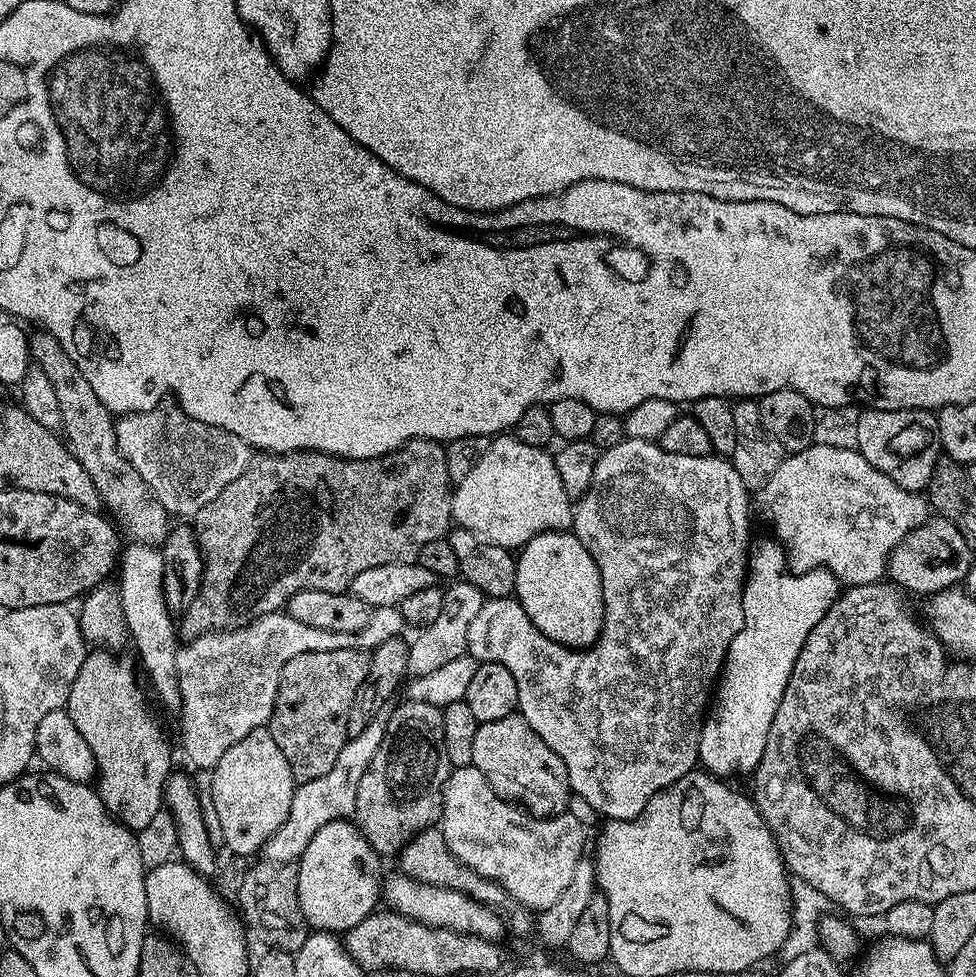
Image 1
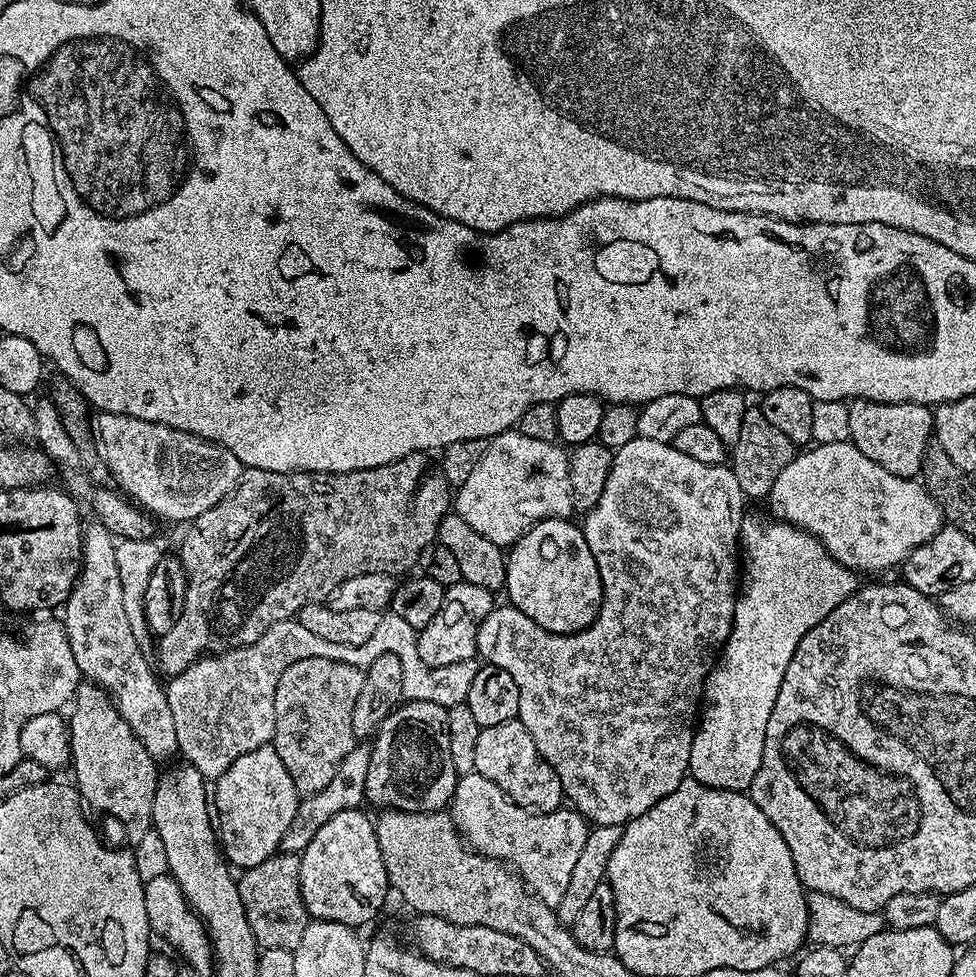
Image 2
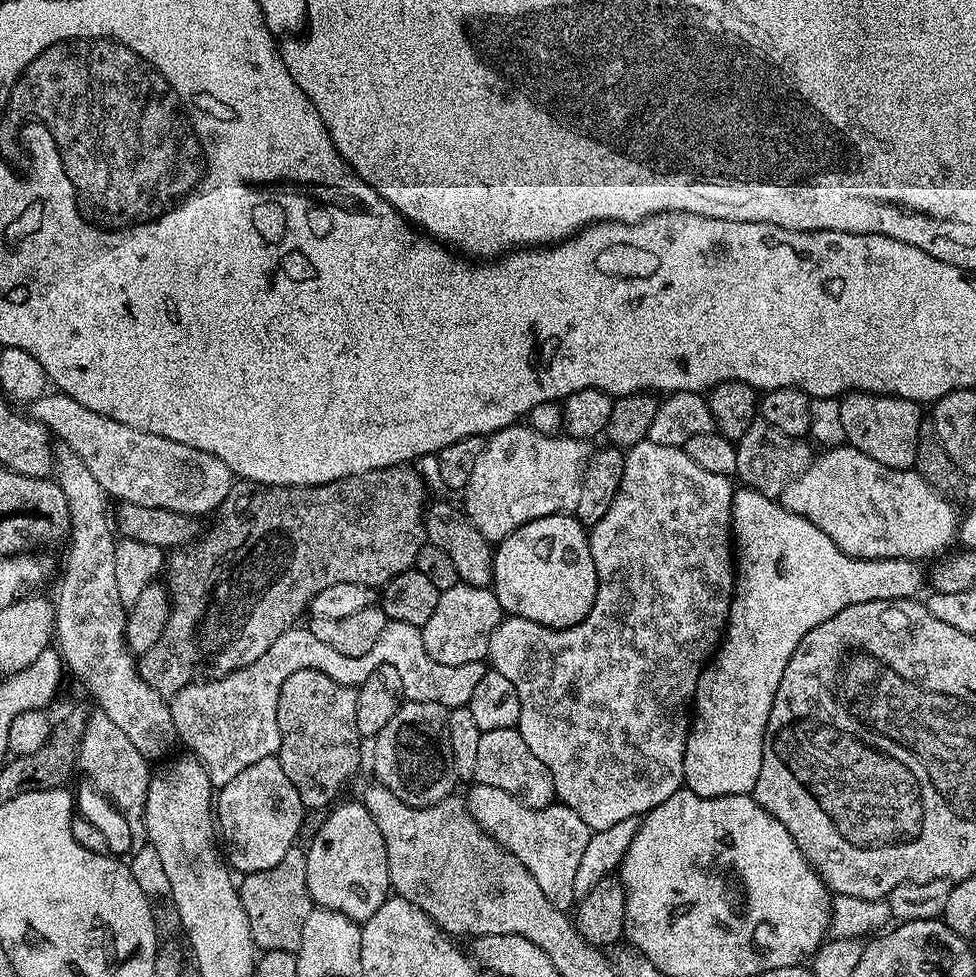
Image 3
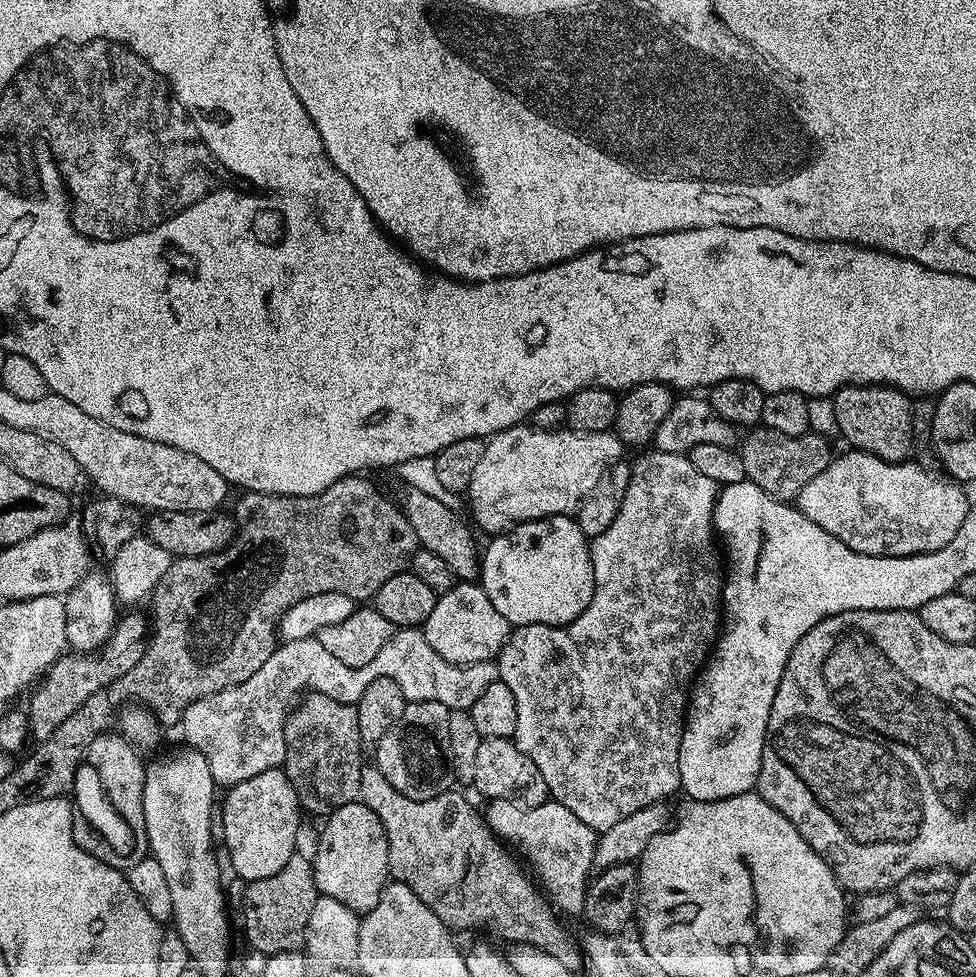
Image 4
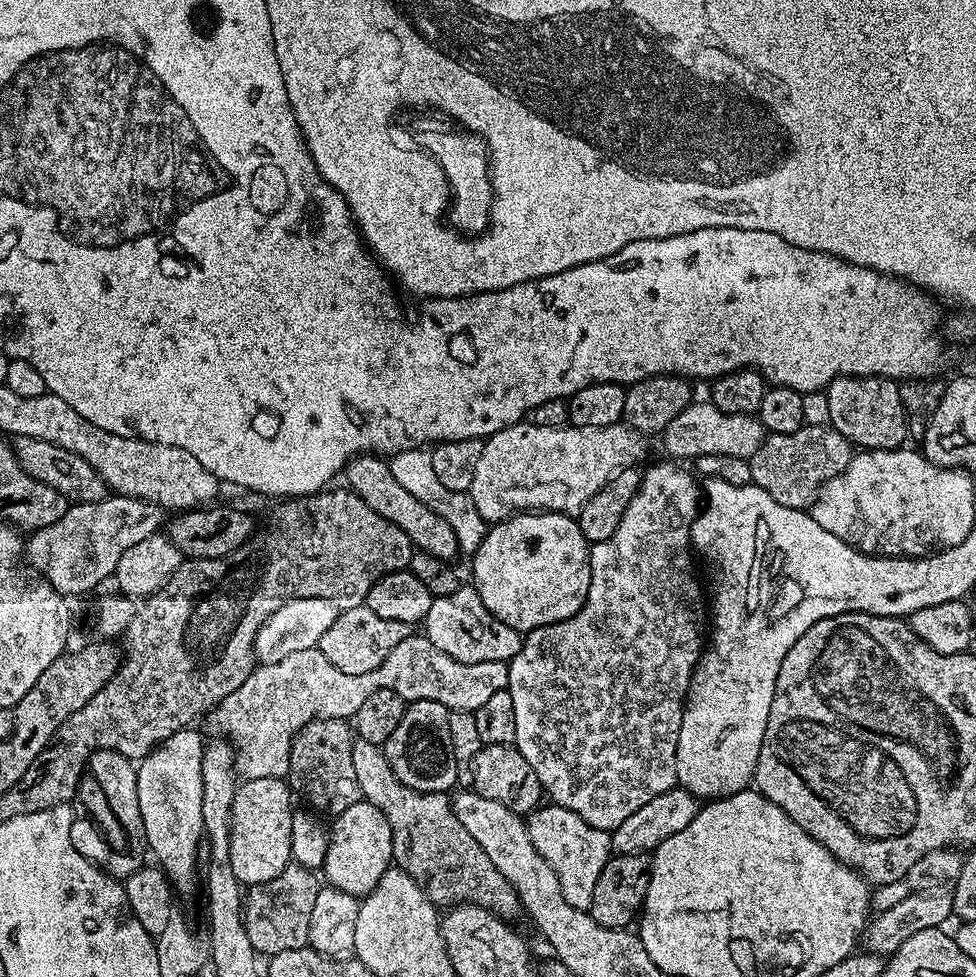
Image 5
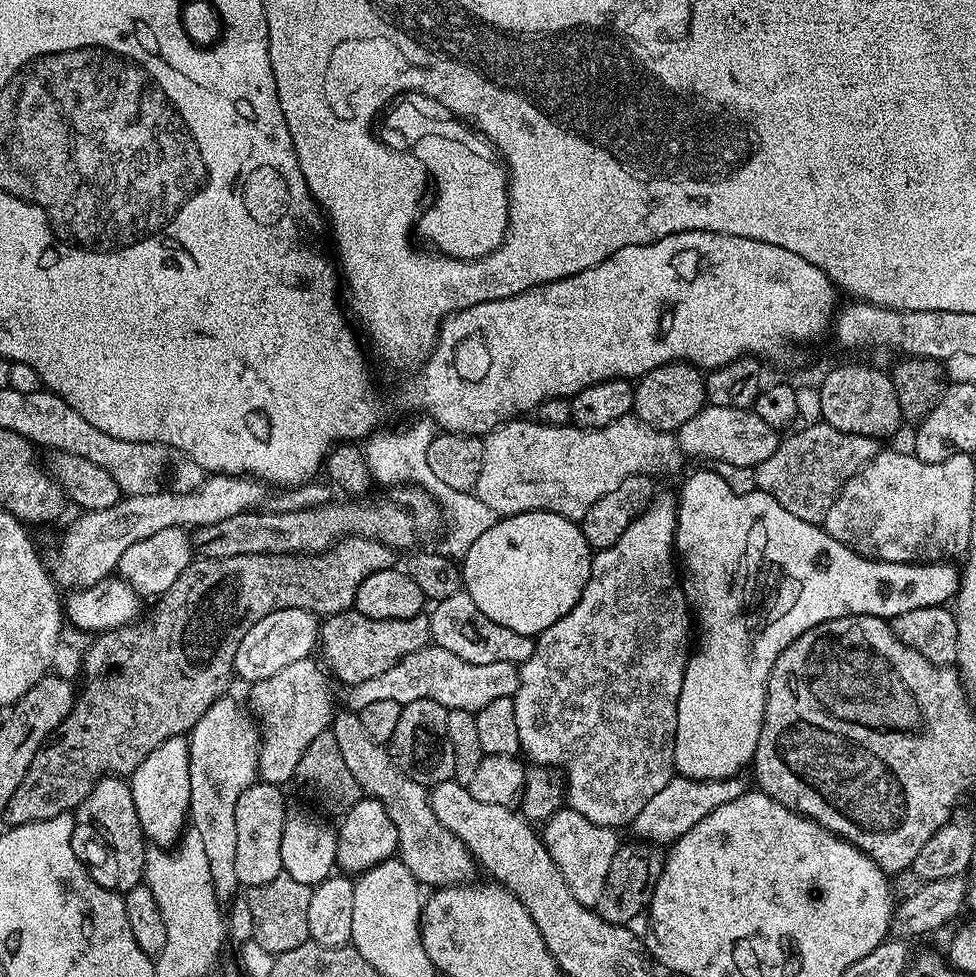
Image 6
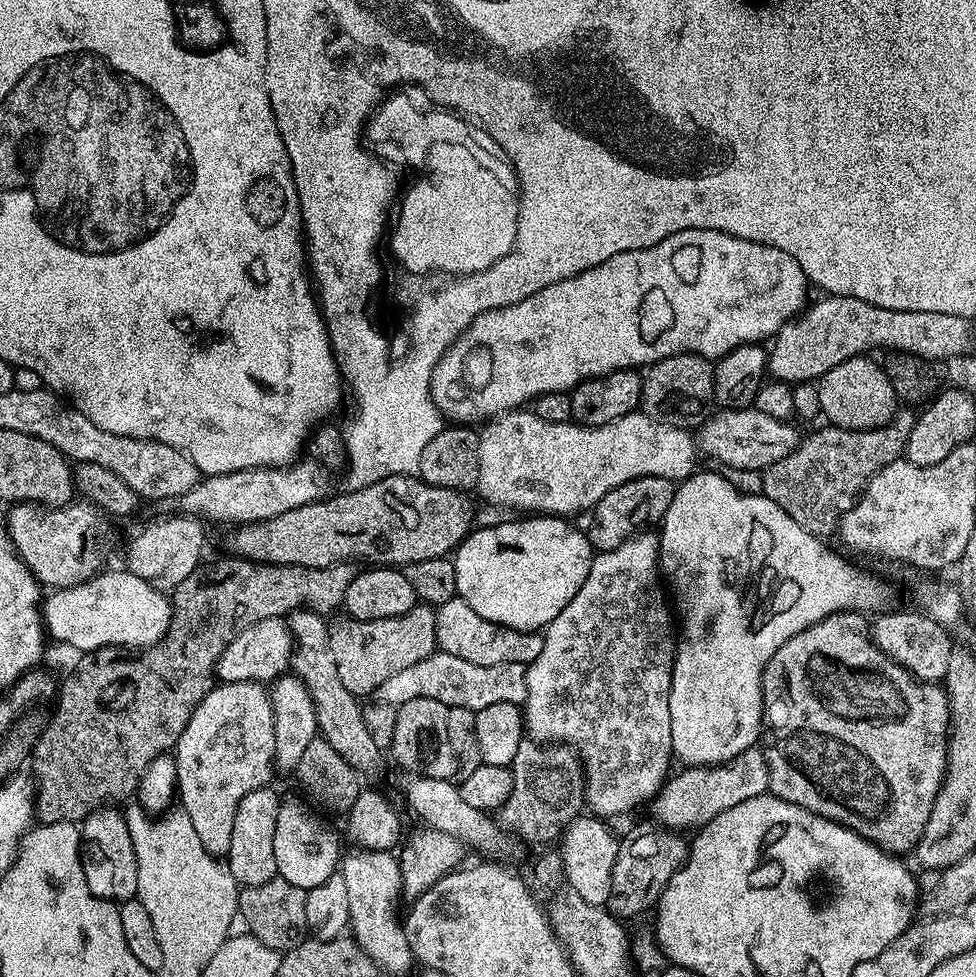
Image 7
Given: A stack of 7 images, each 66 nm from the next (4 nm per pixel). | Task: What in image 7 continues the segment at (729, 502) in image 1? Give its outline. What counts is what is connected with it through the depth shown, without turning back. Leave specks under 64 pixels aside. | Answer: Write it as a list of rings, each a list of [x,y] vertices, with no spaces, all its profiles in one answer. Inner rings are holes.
[[[644,530],[631,536],[622,546],[609,552],[596,552],[592,557],[590,574],[586,574],[586,582],[582,582],[582,590],[574,594],[574,598],[550,622],[542,632],[544,641],[538,658],[527,665],[526,698],[522,705],[524,726],[531,739],[539,740],[541,744],[566,744],[579,755],[580,763],[584,766],[586,777],[586,804],[597,817],[624,816],[631,808],[651,801],[663,787],[670,771],[668,767],[674,764],[672,755],[672,739],[670,738],[670,678],[672,677],[672,663],[676,657],[677,633],[674,631],[674,608],[666,595],[665,585],[662,583],[660,571],[660,537],[655,531]]]

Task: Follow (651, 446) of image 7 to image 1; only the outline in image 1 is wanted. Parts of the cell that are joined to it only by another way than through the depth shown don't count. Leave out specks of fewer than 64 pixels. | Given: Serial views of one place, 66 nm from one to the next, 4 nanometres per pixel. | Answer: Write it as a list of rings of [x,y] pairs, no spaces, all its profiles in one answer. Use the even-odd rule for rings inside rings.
[[[500,434],[493,439],[490,450],[482,454],[478,466],[466,474],[455,485],[452,493],[452,518],[459,527],[474,533],[477,541],[502,546],[509,550],[519,550],[530,538],[543,532],[562,532],[571,529],[573,501],[568,499],[558,478],[558,466],[551,451],[538,446],[526,446],[526,442],[512,434]]]

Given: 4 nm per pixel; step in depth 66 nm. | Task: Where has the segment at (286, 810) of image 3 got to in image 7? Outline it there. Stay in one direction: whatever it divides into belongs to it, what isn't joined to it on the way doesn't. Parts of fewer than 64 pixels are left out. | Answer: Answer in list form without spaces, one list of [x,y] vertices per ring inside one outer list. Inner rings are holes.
[[[271,787],[250,790],[242,802],[238,802],[238,814],[234,814],[234,834],[230,834],[230,850],[226,857],[226,863],[230,874],[236,883],[249,888],[250,886],[262,886],[262,882],[270,882],[277,879],[276,863],[274,862],[274,825],[278,822],[278,806],[281,802],[279,795],[272,793]]]

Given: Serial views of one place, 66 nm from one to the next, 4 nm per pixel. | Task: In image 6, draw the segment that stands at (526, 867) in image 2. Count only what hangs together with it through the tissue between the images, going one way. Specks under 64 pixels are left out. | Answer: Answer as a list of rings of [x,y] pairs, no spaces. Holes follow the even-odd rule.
[[[564,806],[549,820],[543,821],[542,839],[550,858],[562,870],[570,894],[578,898],[582,906],[595,909],[598,898],[602,898],[602,886],[606,886],[606,874],[610,874],[610,862],[614,862],[618,847],[617,833],[606,826],[582,818],[574,809]],[[544,828],[544,832],[543,832]]]

